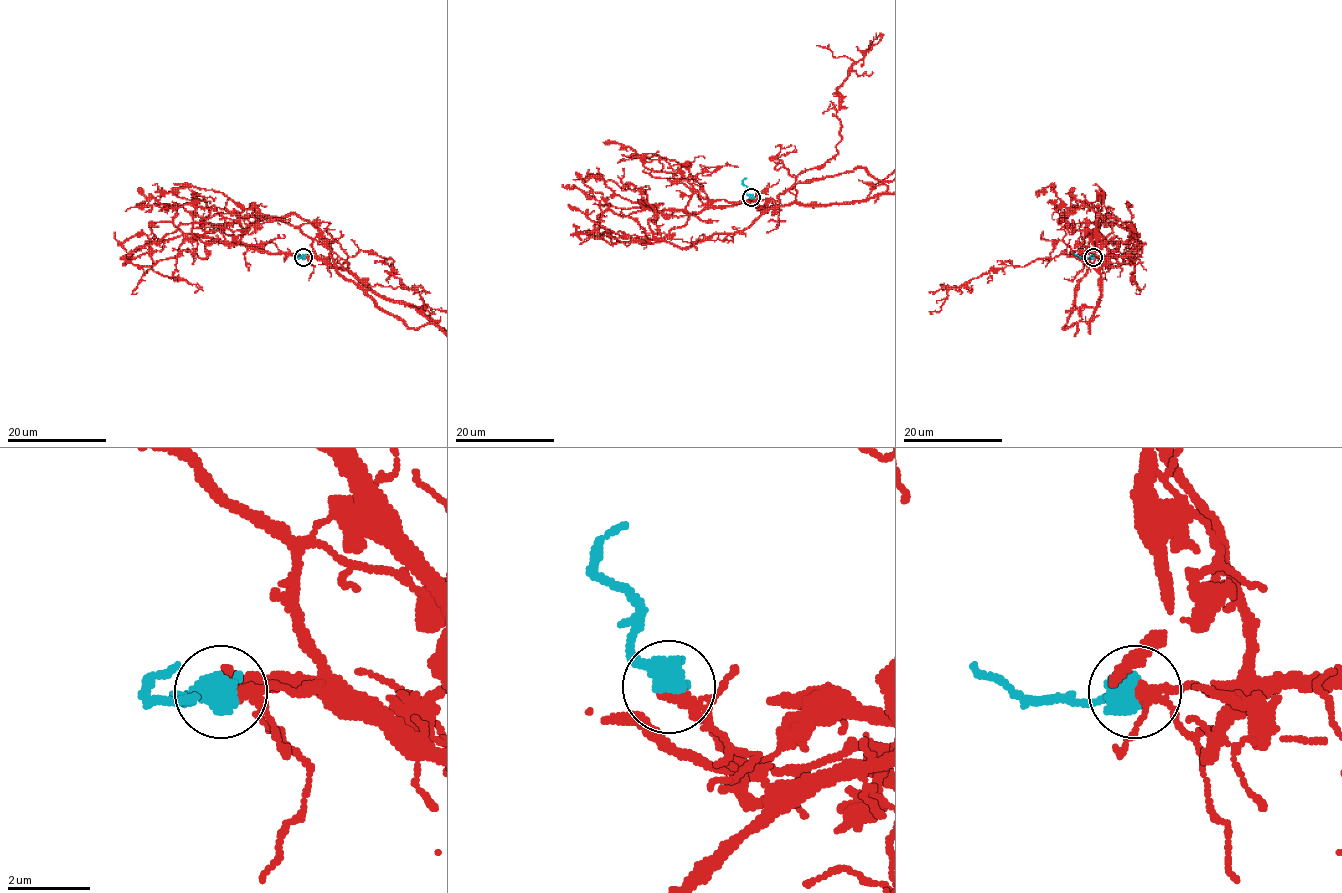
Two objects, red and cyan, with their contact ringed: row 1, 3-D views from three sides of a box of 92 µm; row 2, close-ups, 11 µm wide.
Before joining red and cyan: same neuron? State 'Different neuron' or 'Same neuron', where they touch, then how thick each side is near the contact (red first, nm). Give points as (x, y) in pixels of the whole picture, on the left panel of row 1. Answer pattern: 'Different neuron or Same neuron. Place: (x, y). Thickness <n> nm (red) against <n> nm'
Same neuron. Place: (303, 257). Thickness 280 nm (red) against 700 nm

